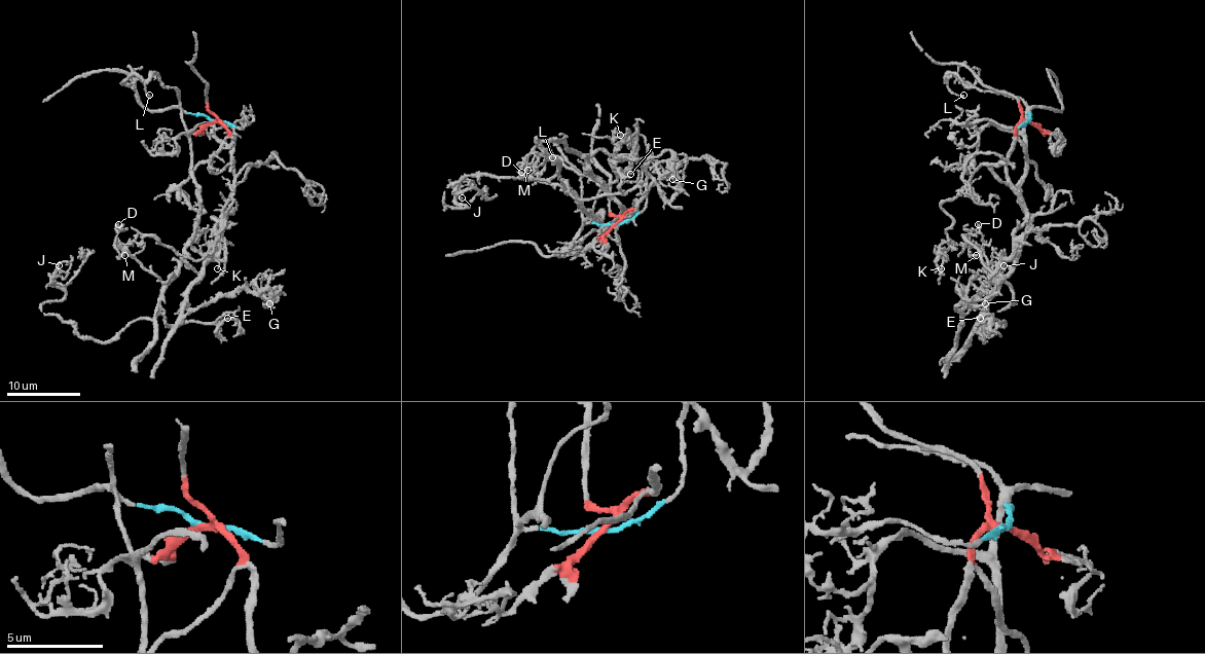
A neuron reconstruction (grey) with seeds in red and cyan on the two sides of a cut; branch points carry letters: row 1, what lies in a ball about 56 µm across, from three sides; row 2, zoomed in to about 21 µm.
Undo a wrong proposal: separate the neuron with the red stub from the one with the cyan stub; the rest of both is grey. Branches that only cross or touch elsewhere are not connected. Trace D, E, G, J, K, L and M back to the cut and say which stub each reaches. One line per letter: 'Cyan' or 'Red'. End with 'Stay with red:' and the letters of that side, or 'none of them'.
D: Cyan
E: Cyan
G: Red
J: Cyan
K: Red
L: Cyan
M: Cyan
Stay with red: G, K

